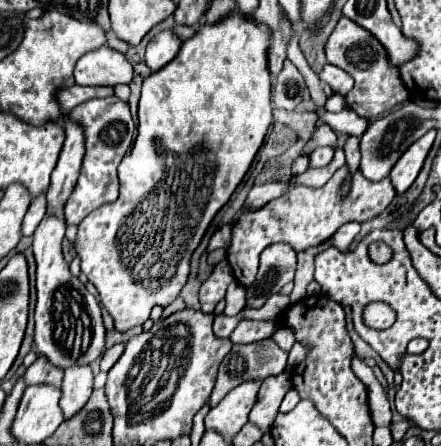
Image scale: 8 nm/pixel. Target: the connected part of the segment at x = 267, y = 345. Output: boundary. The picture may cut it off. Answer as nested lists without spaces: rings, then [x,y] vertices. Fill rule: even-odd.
[[[263,339],[249,345],[233,345],[227,357],[221,361],[217,383],[209,397],[209,407],[215,407],[225,393],[245,381],[267,379],[283,373],[285,365],[287,353],[279,349],[273,339]]]

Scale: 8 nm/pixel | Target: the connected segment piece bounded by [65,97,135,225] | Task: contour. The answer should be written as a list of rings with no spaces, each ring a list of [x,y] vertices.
[[[117,97],[107,99],[91,99],[87,103],[77,105],[69,119],[83,125],[85,139],[87,139],[87,151],[81,167],[81,175],[77,179],[77,185],[73,193],[69,195],[65,203],[65,223],[67,225],[79,225],[93,209],[113,203],[119,197],[119,179],[117,179],[117,165],[121,163],[123,155],[133,143],[135,135],[135,123],[129,113],[129,105],[119,101]]]

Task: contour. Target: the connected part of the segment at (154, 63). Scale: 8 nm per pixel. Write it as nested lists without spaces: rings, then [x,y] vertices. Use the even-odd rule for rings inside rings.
[[[173,29],[157,33],[147,45],[147,65],[151,71],[157,71],[159,67],[165,67],[169,61],[173,61],[181,49],[181,43],[183,41],[175,35]]]

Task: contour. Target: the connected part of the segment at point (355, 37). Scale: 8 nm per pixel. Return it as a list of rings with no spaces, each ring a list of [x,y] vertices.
[[[341,17],[333,33],[329,35],[325,43],[325,55],[327,63],[345,69],[355,79],[355,87],[347,93],[347,105],[365,119],[375,119],[377,115],[393,109],[395,105],[409,99],[409,91],[403,85],[403,79],[399,77],[397,69],[389,65],[387,51],[371,33],[367,33],[363,27],[353,23],[347,17]]]

